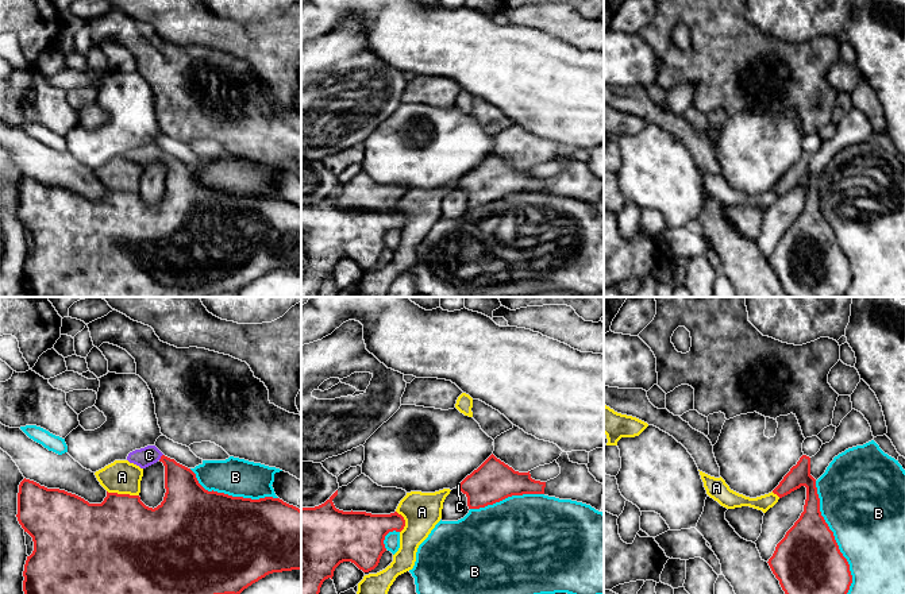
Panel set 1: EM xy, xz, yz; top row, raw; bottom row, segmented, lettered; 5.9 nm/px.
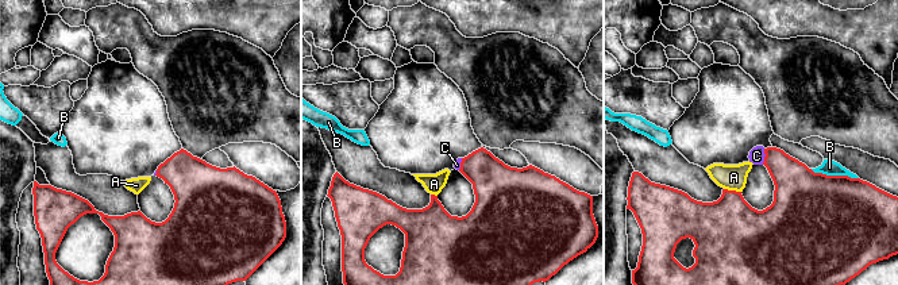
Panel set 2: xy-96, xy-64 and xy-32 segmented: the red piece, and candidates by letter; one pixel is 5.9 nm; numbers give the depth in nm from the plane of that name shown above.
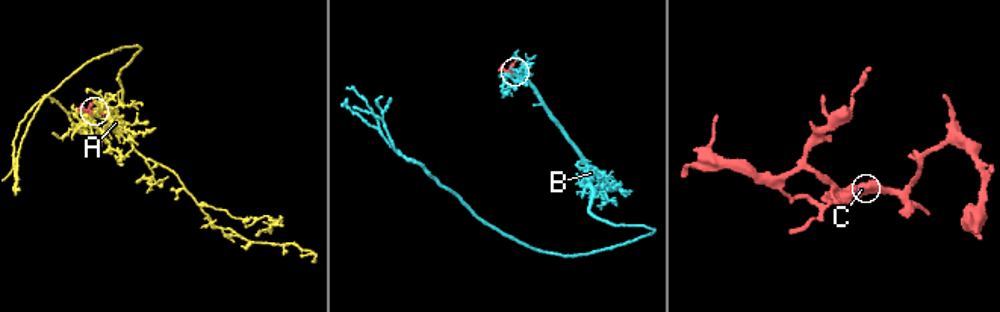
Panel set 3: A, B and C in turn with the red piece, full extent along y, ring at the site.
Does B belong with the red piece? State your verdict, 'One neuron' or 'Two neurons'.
One neuron

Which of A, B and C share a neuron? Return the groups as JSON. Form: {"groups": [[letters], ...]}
{"groups": [["A"], ["B", "C"]]}

